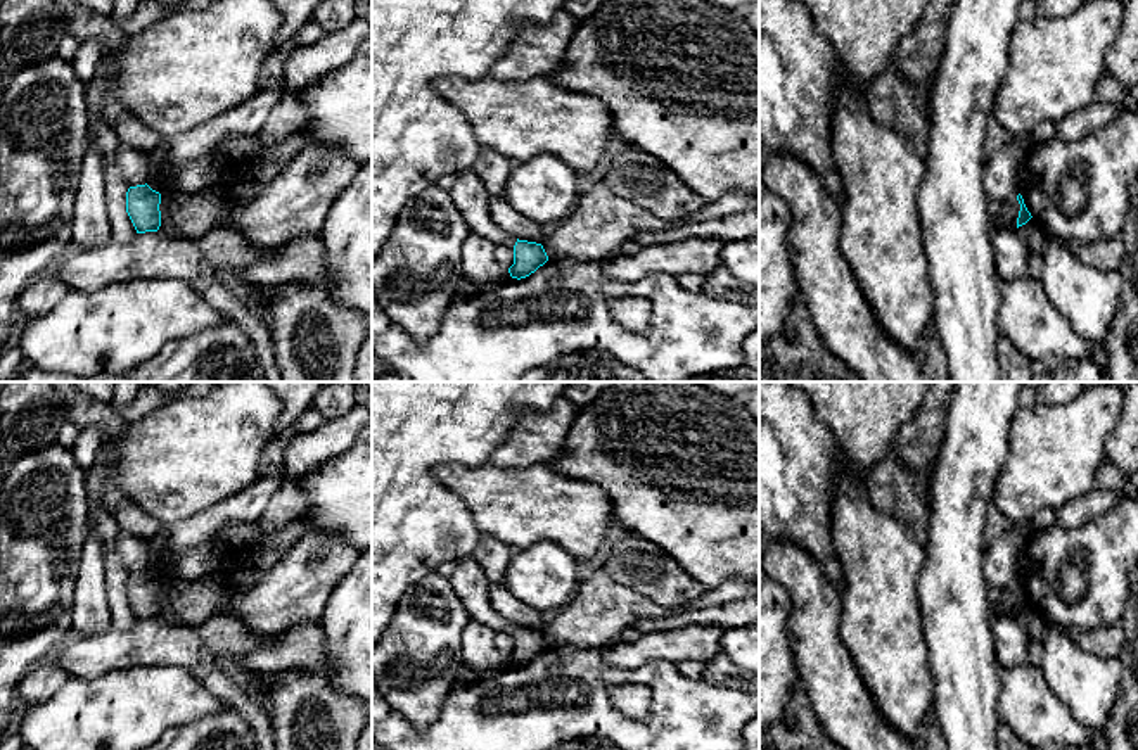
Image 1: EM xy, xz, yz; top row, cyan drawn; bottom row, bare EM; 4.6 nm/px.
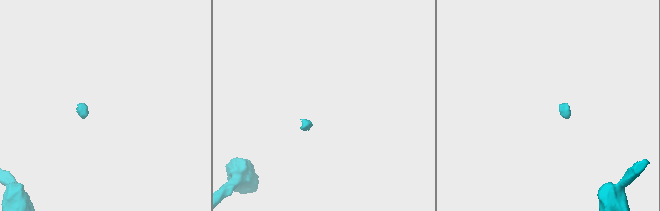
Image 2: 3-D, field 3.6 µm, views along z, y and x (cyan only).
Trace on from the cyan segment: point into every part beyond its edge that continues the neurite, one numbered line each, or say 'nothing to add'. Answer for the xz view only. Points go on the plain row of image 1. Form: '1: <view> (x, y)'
1: xz (469, 581)

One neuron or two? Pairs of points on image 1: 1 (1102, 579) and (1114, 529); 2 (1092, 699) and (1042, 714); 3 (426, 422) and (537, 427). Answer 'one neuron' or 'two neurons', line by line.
1: one neuron
2: two neurons
3: two neurons

